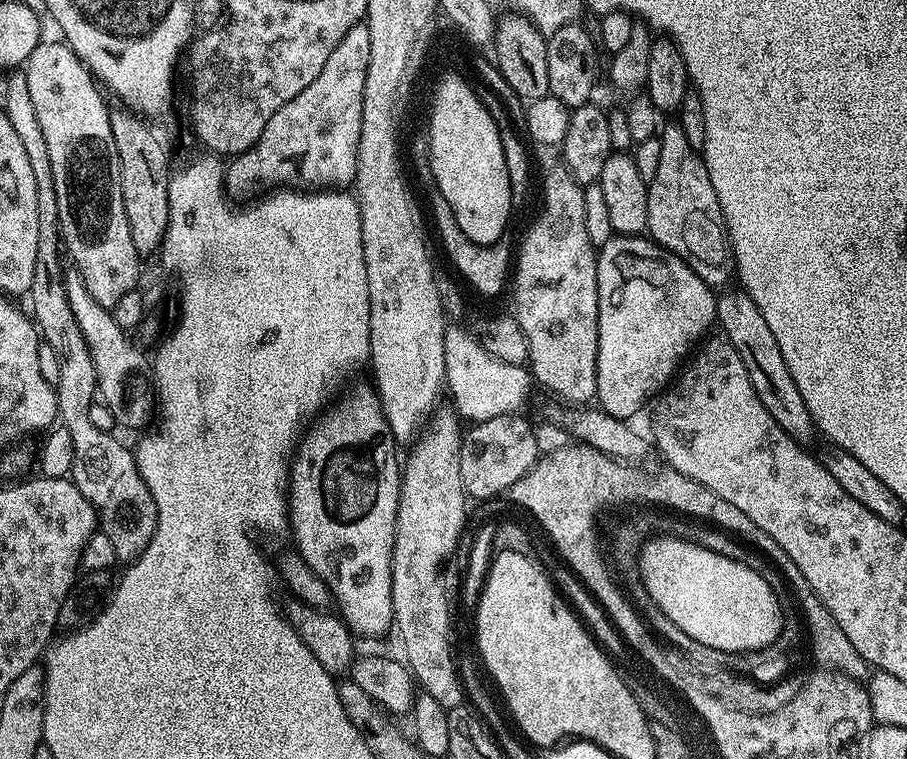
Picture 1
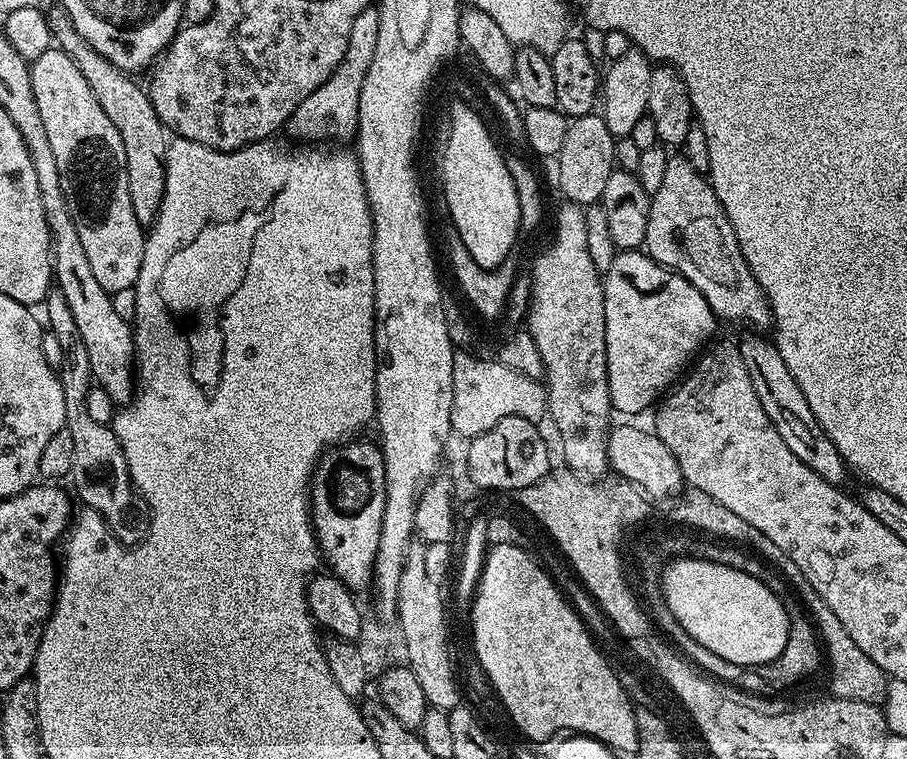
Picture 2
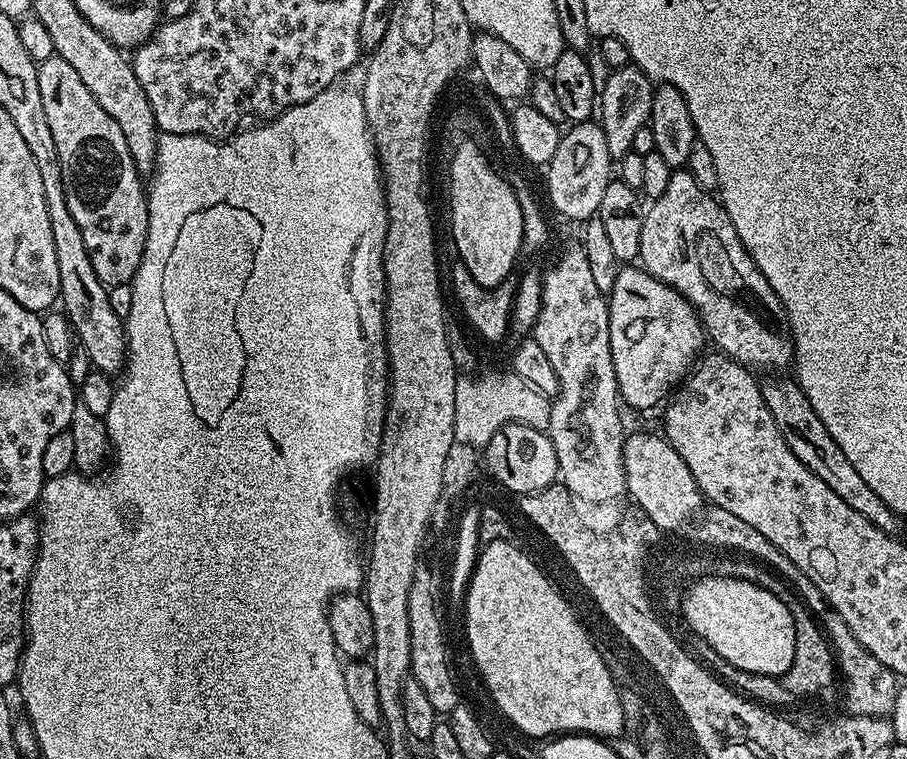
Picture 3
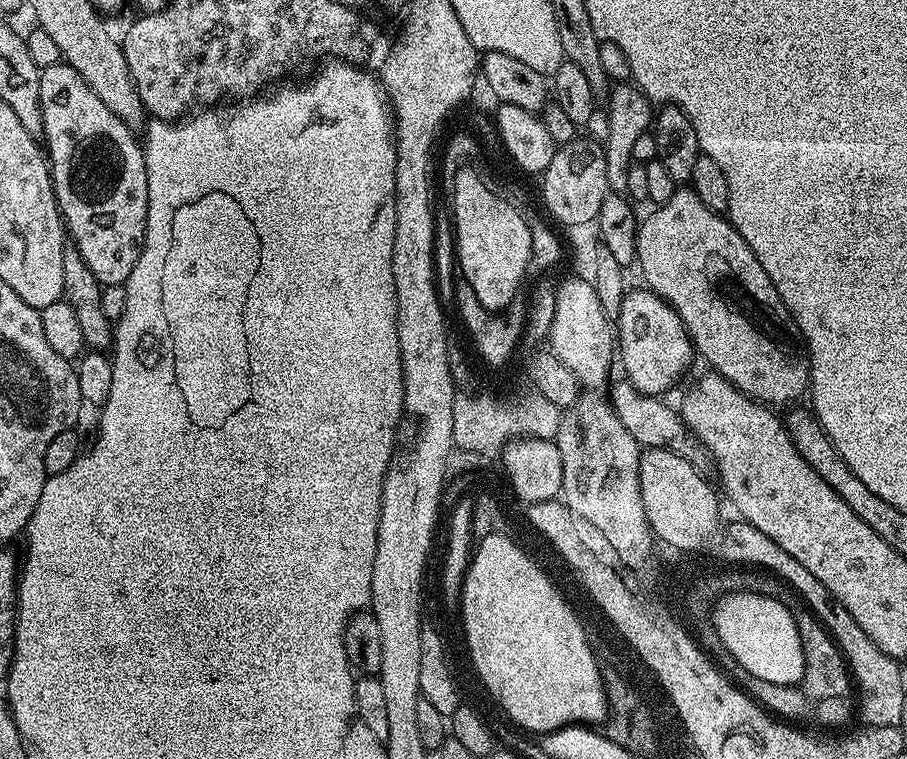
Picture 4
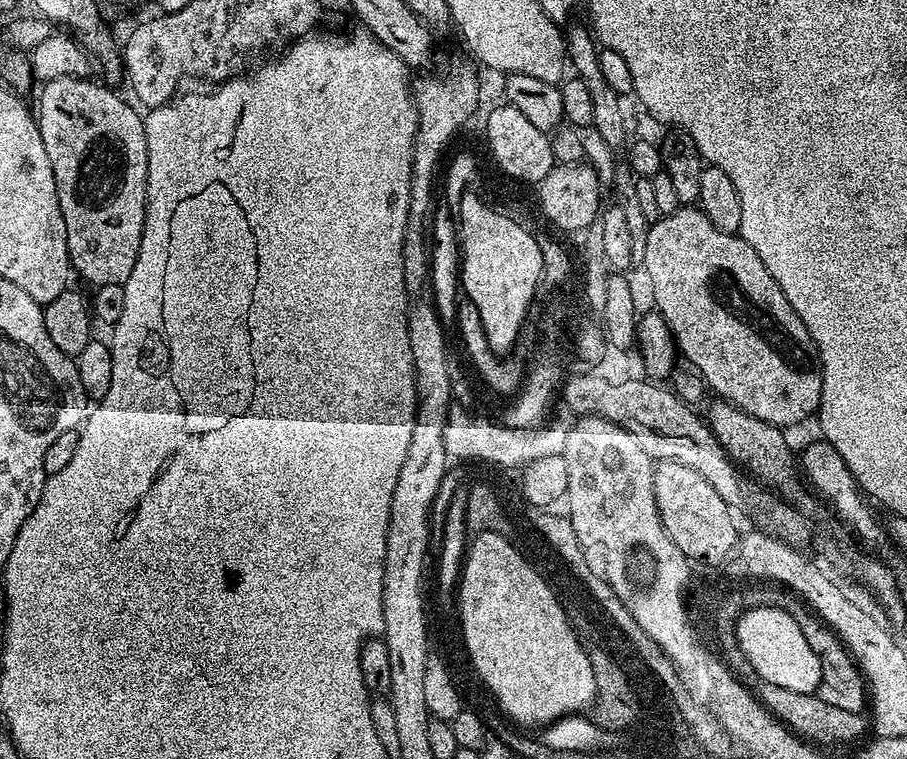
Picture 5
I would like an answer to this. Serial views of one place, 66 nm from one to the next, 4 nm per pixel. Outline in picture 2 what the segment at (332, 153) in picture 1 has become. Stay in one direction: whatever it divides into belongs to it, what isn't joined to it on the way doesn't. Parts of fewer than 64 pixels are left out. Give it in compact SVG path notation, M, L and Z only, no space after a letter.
M373 6L362 10L362 14L358 14L358 18L354 18L354 27L350 29L350 42L346 46L346 54L342 58L342 62L334 70L334 74L330 74L330 78L326 82L322 82L322 86L318 86L318 90L314 90L314 94L307 96L300 105L294 110L294 114L288 119L286 125L286 132L289 132L292 136L297 136L297 141L300 142L328 142L328 139L332 140L348 140L351 141L356 134L356 123L358 122L358 98L362 94L362 82L366 82L366 70L370 70L370 62L374 62L374 50L378 47L378 22L380 21L379 7Z

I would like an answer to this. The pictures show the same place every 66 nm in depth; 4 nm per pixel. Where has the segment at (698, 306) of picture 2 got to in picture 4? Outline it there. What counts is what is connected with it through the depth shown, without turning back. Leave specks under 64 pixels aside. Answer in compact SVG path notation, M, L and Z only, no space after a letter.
M651 290L629 291L620 313L614 317L614 332L618 337L618 360L628 371L627 383L646 396L663 397L667 388L680 380L680 375L694 360L694 349L682 318L667 302Z

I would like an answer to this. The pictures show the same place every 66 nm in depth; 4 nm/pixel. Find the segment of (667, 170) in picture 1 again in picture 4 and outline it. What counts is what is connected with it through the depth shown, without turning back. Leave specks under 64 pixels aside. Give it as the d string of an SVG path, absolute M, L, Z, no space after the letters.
M677 187L670 202L651 210L653 212L645 220L643 217L636 229L636 264L648 283L645 285L682 318L695 355L699 359L701 356L715 375L726 378L753 400L769 406L795 405L799 401L796 399L810 388L808 349L804 347L804 335L798 330L796 319L782 302L778 290L774 290L770 274L762 270L762 262L754 258L754 250L746 246L742 234L738 234L732 223L721 213L710 210L691 187Z

